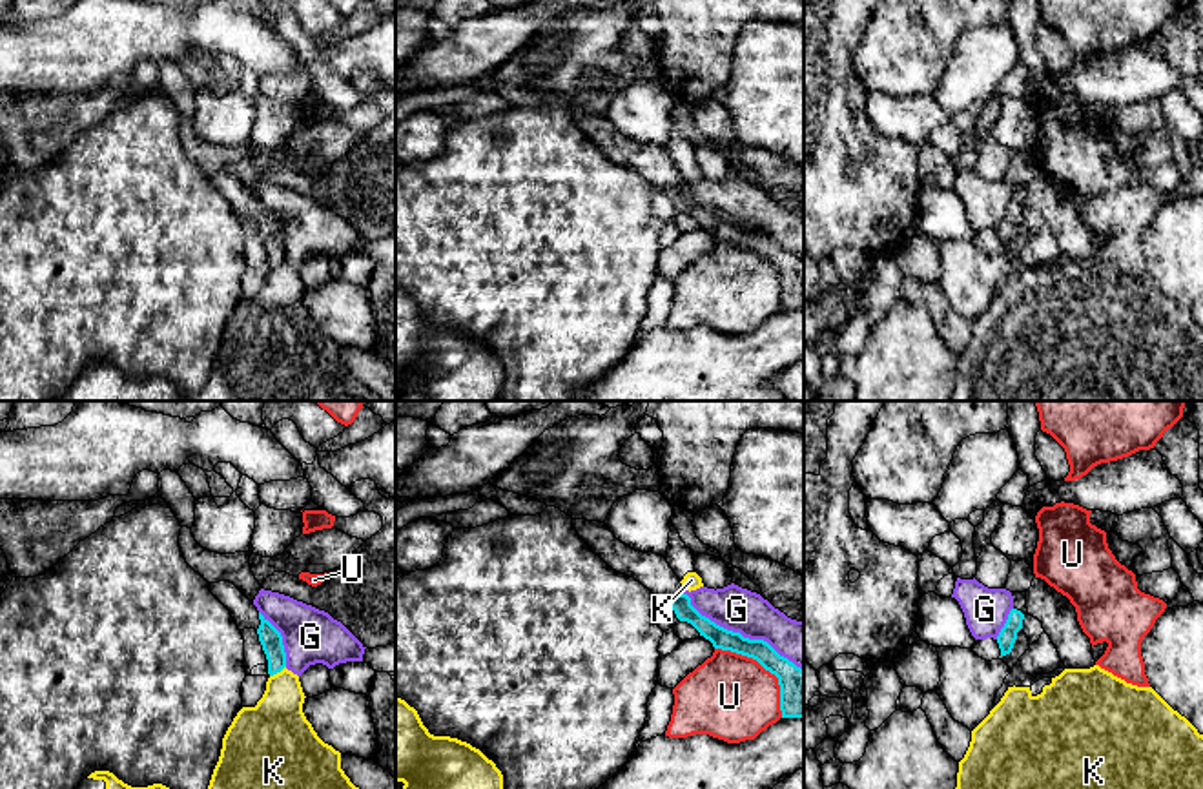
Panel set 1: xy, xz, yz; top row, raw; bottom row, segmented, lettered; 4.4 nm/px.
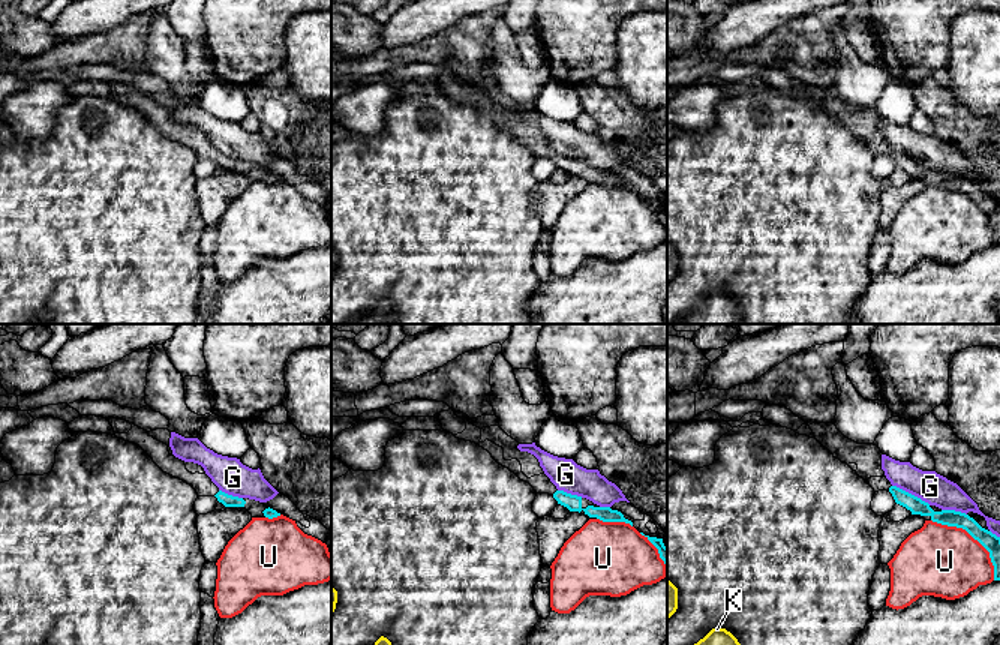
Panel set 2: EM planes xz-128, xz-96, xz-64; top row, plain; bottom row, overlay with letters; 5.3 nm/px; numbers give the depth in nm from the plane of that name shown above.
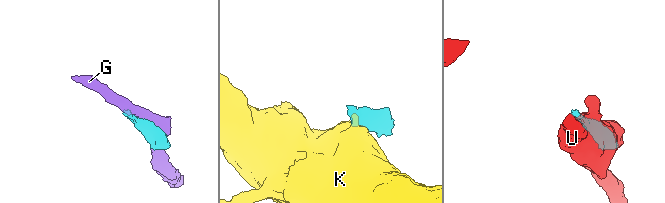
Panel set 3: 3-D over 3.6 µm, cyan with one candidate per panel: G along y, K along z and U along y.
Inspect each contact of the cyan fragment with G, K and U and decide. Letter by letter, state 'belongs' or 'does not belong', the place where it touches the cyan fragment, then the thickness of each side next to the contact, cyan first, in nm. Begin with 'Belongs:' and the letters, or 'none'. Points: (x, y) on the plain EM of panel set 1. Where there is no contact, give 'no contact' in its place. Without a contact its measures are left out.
Belongs: none
G: does not belong; meets cyan in xz at (739, 225); 90 nm thick on the cyan side, 200 nm on the other
K: does not belong; meets cyan in xy at (277, 263); 100 nm thick on the cyan side, 280 nm on the other
U: does not belong; meets cyan in xz at (766, 261); 200 nm thick on the cyan side, 380 nm on the other

